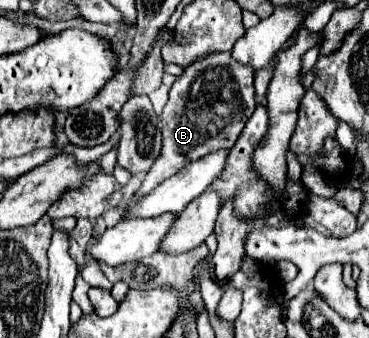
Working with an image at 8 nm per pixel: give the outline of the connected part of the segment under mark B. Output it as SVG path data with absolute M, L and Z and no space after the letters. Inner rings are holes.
M231 53L207 55L207 59L187 67L171 87L169 101L163 109L163 155L159 155L155 167L151 167L151 171L145 175L143 187L137 195L143 195L143 191L151 191L151 187L157 187L171 175L179 173L187 163L201 159L211 151L231 149L257 107L253 79L255 67L235 61ZM227 93L235 93L233 99L227 99ZM199 103L209 105L199 107Z

